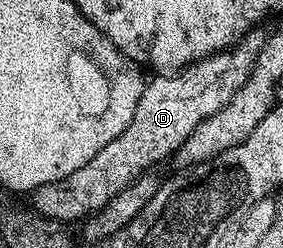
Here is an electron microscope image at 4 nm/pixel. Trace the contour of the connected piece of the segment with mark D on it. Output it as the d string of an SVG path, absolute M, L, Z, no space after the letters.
M248 32L231 47L220 54L211 54L191 66L185 66L174 72L163 72L144 85L141 100L137 100L137 108L133 112L133 120L105 148L95 151L93 160L77 172L69 172L60 182L45 184L34 191L34 209L44 218L50 218L64 224L82 223L91 217L121 188L129 188L133 180L148 173L157 162L174 155L185 140L213 112L225 108L229 100L233 100L236 92L249 80L255 70L255 62L259 59L259 51L263 49L264 35Z

